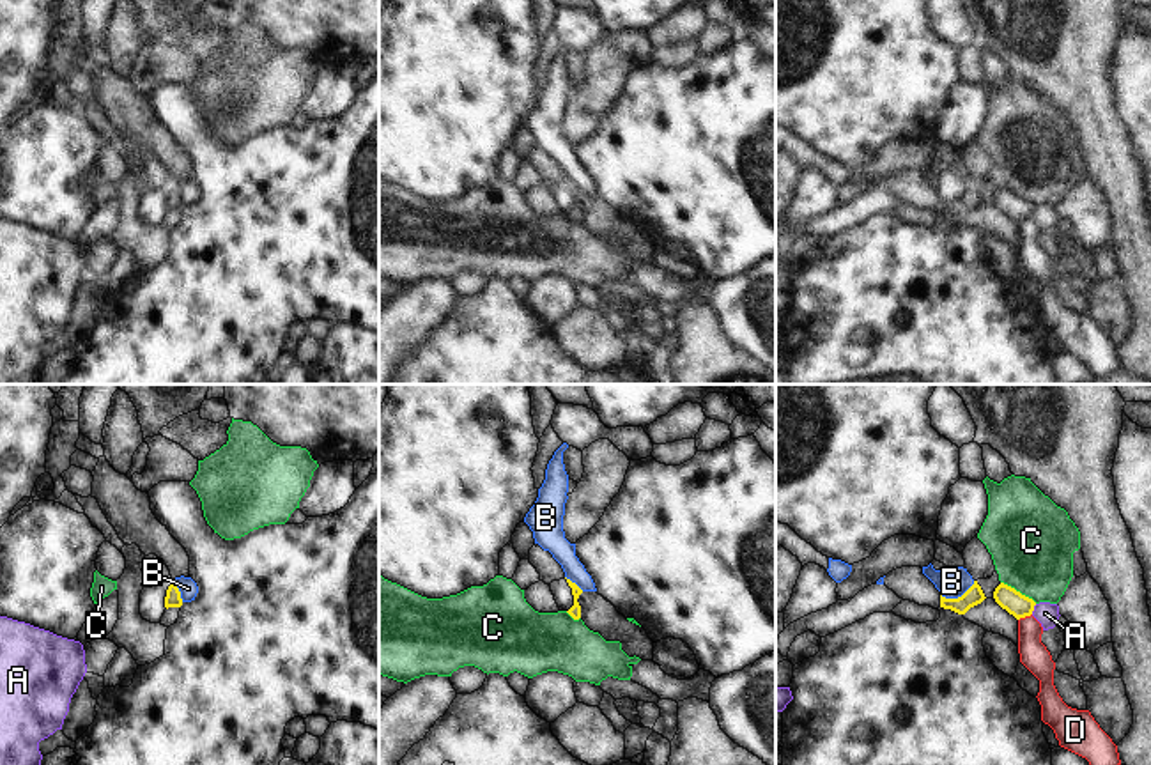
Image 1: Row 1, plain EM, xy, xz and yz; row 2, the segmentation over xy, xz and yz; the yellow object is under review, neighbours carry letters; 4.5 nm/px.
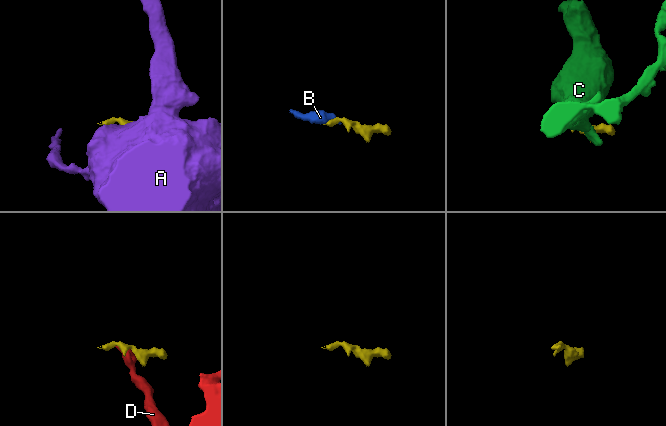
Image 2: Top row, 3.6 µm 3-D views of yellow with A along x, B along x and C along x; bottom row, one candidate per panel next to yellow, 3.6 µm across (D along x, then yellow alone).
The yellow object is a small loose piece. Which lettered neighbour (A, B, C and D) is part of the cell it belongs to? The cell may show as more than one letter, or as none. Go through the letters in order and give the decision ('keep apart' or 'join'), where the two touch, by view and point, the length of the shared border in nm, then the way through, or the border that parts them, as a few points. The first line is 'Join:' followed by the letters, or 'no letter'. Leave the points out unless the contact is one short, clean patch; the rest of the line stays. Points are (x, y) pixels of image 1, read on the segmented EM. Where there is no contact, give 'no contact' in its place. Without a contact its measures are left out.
Join: no letter
A: keep apart; meets yellow in yz at (1033, 610); contact 50 nm long; border along yz (1036, 604), (1031, 613)
B: keep apart; meets yellow in yz at (958, 597); contact 170 nm long; border along yz (974, 581), (957, 597), (941, 595)
C: keep apart; meets yellow in yz at (1019, 592); contact 190 nm long; border along yz (1001, 581), (1036, 602)
D: keep apart; meets yellow in yz at (1024, 617); contact 70 nm long; border along yz (1031, 613), (1019, 620)

